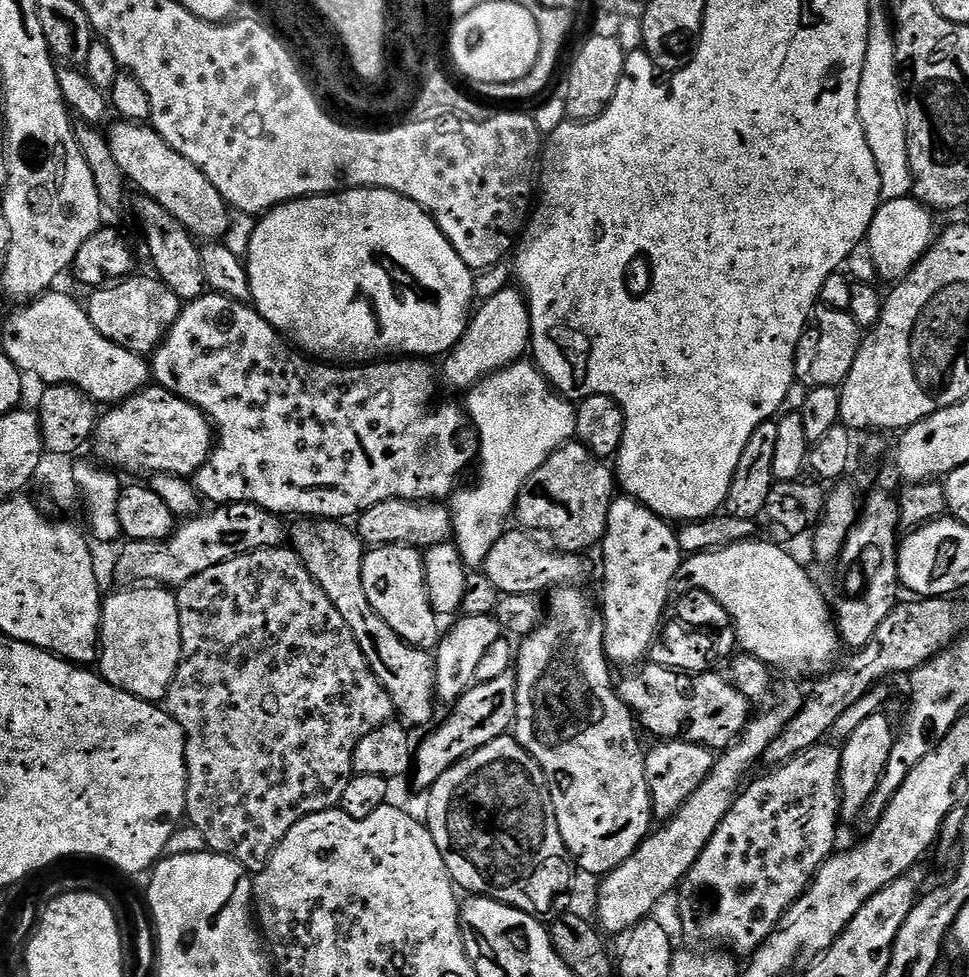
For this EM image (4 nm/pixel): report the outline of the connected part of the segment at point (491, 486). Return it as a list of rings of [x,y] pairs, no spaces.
[[[517,362],[507,368],[485,376],[474,388],[467,389],[468,404],[466,411],[472,417],[472,425],[480,436],[480,481],[473,488],[461,487],[452,493],[450,507],[452,510],[452,534],[458,554],[462,554],[464,564],[470,570],[483,569],[486,554],[494,550],[494,542],[506,530],[504,524],[513,515],[516,499],[530,474],[542,466],[558,449],[569,443],[576,435],[576,409],[573,401],[563,400],[561,393],[548,383],[535,363]]]

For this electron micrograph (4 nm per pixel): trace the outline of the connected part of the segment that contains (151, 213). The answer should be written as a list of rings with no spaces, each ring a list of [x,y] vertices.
[[[140,198],[136,204],[136,216],[140,219],[140,228],[144,231],[144,240],[148,243],[148,256],[156,267],[155,275],[172,291],[181,302],[196,300],[209,291],[206,274],[202,274],[201,245],[191,232],[170,214],[158,202]]]

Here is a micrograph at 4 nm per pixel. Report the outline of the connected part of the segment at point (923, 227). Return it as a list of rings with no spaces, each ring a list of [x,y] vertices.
[[[915,199],[885,200],[870,222],[866,243],[876,266],[876,275],[882,281],[899,282],[928,252],[938,235],[938,227],[932,221],[933,213],[921,206]]]

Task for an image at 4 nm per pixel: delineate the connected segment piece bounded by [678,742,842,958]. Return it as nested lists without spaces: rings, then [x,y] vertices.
[[[821,742],[815,744],[813,748],[808,748],[802,754],[792,757],[791,760],[785,760],[783,764],[773,767],[771,769],[772,773],[769,776],[764,776],[761,780],[756,781],[753,779],[733,799],[732,809],[726,814],[726,818],[722,818],[718,830],[714,830],[710,842],[702,850],[702,854],[696,859],[694,866],[684,875],[683,880],[678,885],[678,897],[680,896],[680,928],[696,943],[693,945],[723,946],[725,949],[735,953],[737,957],[751,957],[753,952],[757,952],[768,941],[768,935],[780,925],[780,920],[788,913],[788,908],[803,892],[808,890],[813,876],[826,863],[829,856],[833,854],[834,849],[837,847],[837,845],[835,846],[836,823],[841,823],[842,820],[840,815],[840,748],[835,743],[832,743],[833,745],[828,743]]]

